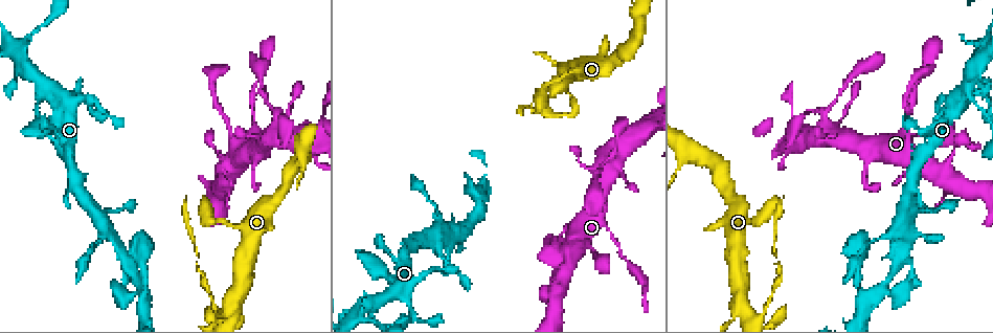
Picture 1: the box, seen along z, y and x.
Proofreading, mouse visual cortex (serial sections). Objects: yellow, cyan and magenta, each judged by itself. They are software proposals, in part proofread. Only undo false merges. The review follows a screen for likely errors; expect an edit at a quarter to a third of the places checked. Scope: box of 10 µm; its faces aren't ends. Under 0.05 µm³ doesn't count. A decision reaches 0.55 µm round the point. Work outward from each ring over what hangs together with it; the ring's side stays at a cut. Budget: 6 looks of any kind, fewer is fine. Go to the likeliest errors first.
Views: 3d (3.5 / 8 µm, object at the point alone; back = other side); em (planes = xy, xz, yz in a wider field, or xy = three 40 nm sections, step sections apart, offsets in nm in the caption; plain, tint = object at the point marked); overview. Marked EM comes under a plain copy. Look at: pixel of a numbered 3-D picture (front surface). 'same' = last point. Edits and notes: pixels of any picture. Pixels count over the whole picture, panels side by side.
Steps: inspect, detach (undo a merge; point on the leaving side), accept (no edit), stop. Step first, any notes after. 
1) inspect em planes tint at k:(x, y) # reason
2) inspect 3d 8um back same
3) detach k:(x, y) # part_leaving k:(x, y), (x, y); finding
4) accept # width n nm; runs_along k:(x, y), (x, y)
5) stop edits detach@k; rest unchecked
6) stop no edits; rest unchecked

inspect 3d 3.5um back at 1:(215, 309) # calibre changes

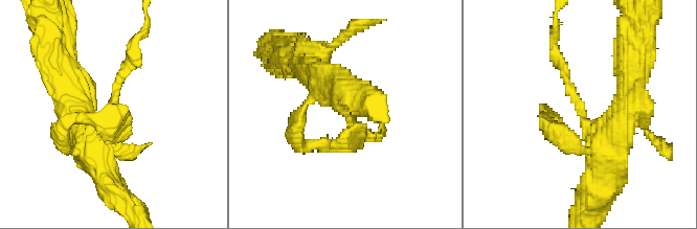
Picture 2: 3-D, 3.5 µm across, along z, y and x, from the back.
inspect em xy step 3 tint at 2:(581, 112) # arm_widths 150, 450 nm; shape alone is not enough

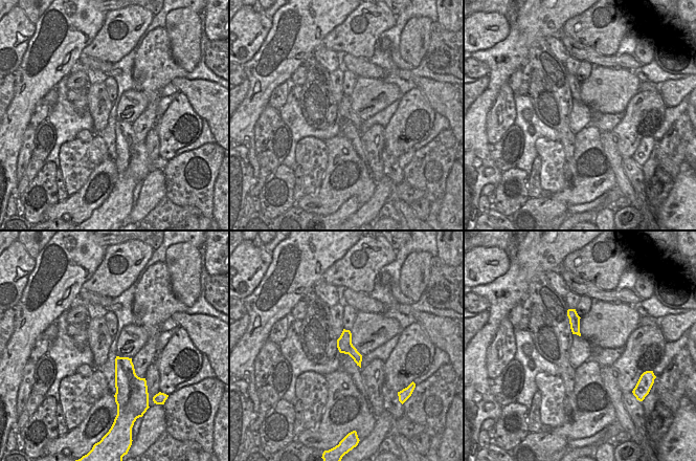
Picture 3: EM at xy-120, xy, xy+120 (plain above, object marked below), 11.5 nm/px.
detach 2:(135, 54) # part_leaving 2:(120, 78), (147, 24); a second cell is stuck on

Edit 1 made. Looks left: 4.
inspect 3d 8um at 1:(904, 228) # sudden change in width

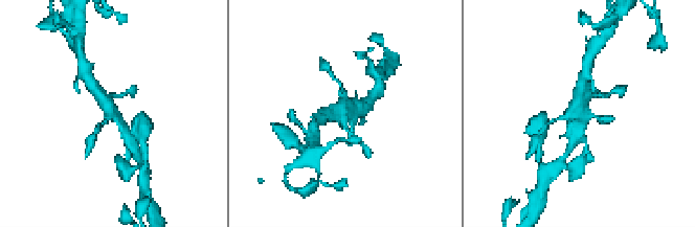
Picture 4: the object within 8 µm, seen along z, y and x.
inspect em xy step 5 tint same

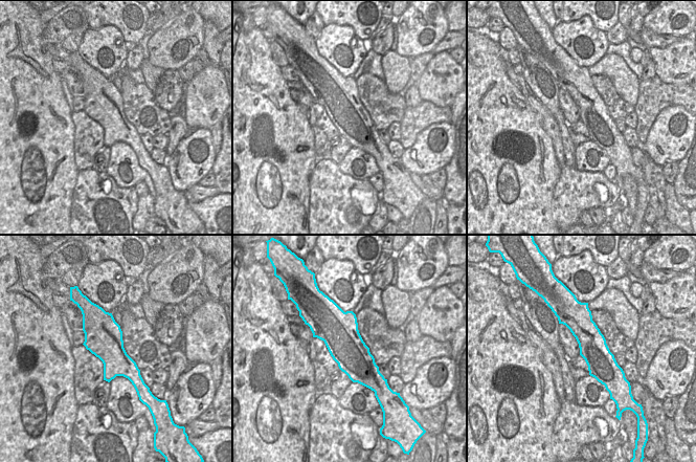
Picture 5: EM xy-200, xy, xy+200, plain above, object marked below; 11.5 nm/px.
accept # one cell here

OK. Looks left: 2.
stop edits detach@2; rest unchecked

